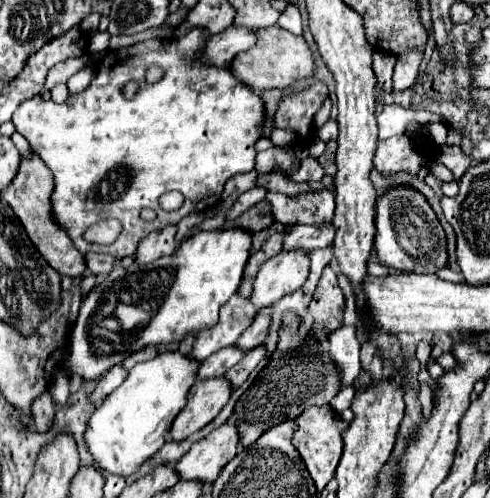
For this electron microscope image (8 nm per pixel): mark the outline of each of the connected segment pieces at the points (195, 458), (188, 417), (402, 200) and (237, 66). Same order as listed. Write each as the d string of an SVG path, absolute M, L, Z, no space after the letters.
M227 420L209 436L195 442L191 450L175 464L175 470L183 480L213 482L221 468L237 454L237 446L239 430L235 420Z
M209 378L209 380L197 380L191 388L187 406L179 412L171 426L171 438L183 440L189 434L201 430L205 424L209 424L229 402L233 394L233 386L227 378Z
M393 186L385 190L383 196L377 198L375 204L375 250L377 250L377 262L389 270L395 270L397 274L435 274L439 268L447 268L447 236L443 226L437 220L437 214L429 206L427 198L417 192L411 186Z
M281 26L259 28L257 34L259 34L257 44L251 50L239 54L235 62L231 62L231 70L239 80L247 82L247 86L251 86L253 90L271 90L271 88L289 90L295 82L313 76L315 58L303 36L291 34Z

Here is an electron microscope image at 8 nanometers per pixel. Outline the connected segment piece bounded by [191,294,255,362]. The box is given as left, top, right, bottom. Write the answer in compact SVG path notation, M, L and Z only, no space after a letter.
M235 294L221 310L219 310L219 322L211 328L205 328L199 332L191 356L195 360L205 360L213 352L231 346L237 342L241 332L253 322L255 306L251 298L245 298L241 294Z

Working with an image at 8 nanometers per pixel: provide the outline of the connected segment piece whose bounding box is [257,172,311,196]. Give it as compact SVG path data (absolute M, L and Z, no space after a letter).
M275 172L273 174L259 174L257 184L259 186L265 186L271 192L281 192L281 194L287 194L287 196L293 196L293 194L311 190L307 184L295 184L295 182L287 180L285 174L275 174Z

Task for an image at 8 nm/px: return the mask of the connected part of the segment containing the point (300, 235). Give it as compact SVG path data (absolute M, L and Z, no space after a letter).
M323 222L317 226L295 224L283 242L283 250L299 248L299 250L311 252L315 248L323 248L323 246L333 244L333 238L335 238L335 228L329 222Z

